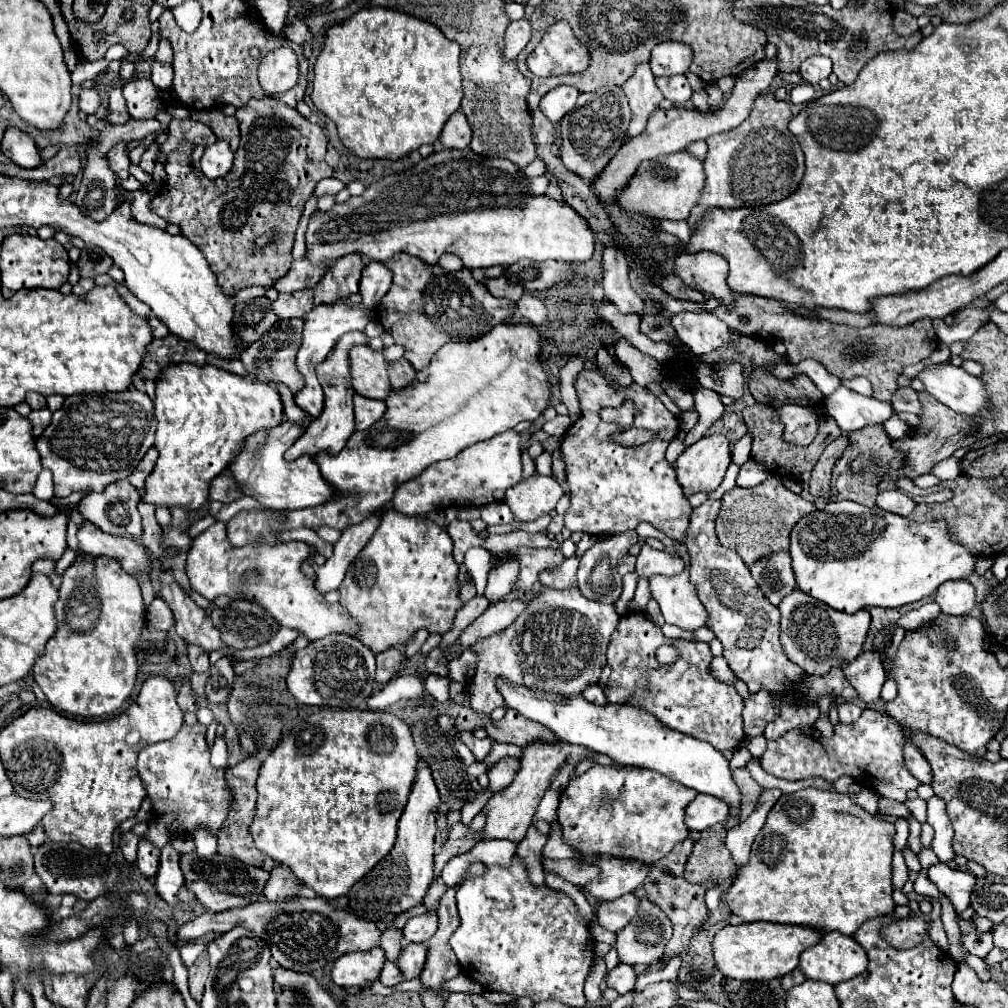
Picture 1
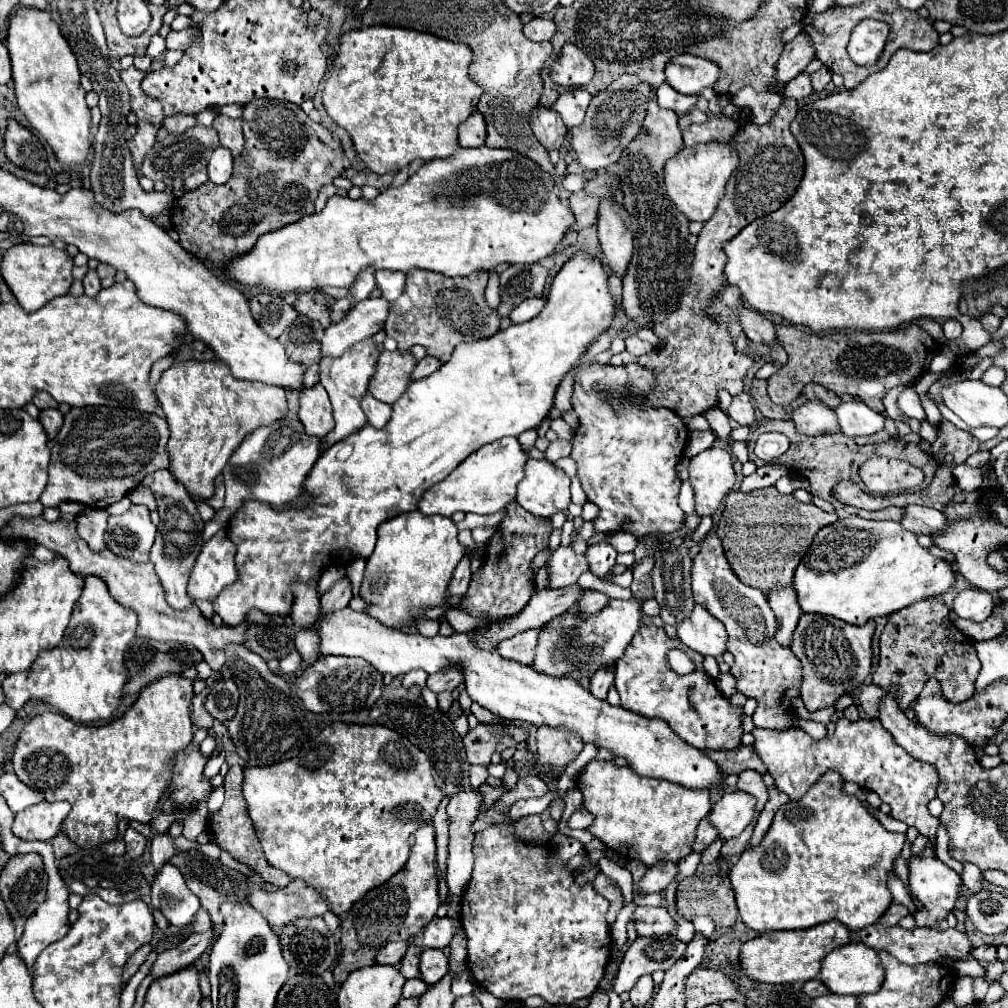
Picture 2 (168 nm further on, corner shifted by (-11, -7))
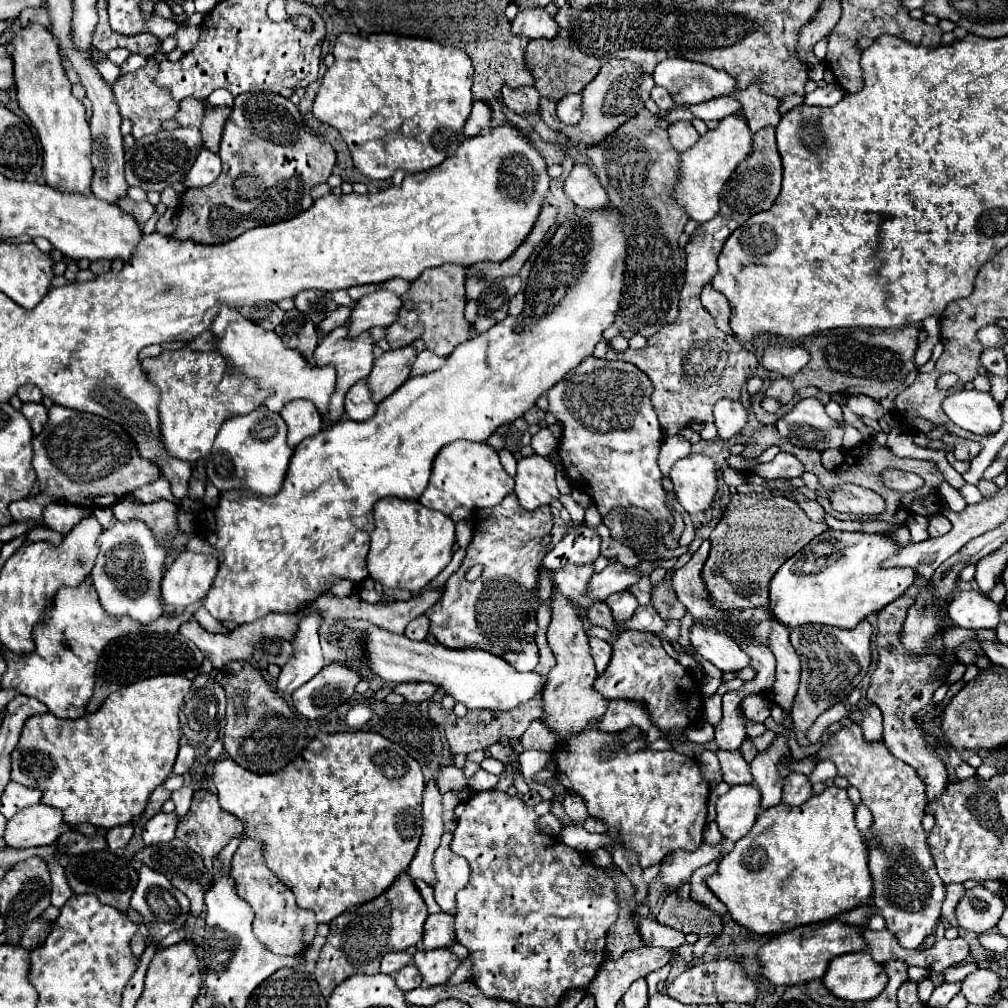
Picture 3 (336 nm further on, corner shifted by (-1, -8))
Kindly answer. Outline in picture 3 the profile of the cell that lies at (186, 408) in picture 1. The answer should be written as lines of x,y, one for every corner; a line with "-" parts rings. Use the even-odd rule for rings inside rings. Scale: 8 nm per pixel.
182,347
178,351
164,351
160,357
144,359
142,371
148,377
148,381
160,389
160,405
158,405
158,409
160,409
160,435
162,435
162,443
164,443
166,451
172,457
188,461
192,467
198,463
198,459
210,455
216,433
226,419
236,417
236,415
248,415
250,411
262,407
266,401
266,395
270,395
270,391
258,389
252,379
248,379
244,375
230,373
218,351
198,353
198,351
192,351
190,347

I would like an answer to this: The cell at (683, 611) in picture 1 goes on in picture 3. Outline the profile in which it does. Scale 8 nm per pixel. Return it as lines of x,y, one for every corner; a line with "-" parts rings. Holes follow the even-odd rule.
694,623
690,629
692,649
712,665
722,671
736,671
748,667
748,655
736,645
734,639
728,639
722,633
710,631
708,627

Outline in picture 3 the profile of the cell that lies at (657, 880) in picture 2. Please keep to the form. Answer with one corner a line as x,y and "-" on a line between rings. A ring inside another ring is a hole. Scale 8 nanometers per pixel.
702,843
696,851
686,853
686,851
674,851
666,855
666,859
660,863
660,873
658,879
664,887
678,887
684,879
688,879
698,867
708,865
722,853
722,843
712,847

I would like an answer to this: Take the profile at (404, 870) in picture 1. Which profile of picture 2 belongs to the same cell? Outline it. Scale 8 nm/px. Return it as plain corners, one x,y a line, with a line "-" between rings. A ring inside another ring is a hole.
428,822
414,834
414,846
404,868
392,876
386,884
370,890
362,900
358,900
340,924
340,958
334,966
334,980
342,984
350,972
376,964
378,950
392,940
410,940
416,936
434,916
440,906
438,900
438,880
436,880
436,842
434,828

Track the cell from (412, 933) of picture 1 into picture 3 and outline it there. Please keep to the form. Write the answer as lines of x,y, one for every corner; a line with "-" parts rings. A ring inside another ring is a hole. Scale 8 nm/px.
436,913
430,915
424,923
424,939
422,947
424,949
438,949
438,947
448,947
454,943
456,933
454,933
454,915
448,913

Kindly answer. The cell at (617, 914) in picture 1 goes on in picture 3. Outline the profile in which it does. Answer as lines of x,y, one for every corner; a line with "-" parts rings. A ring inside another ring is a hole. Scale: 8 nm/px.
638,917
638,931
642,937
642,943
648,947
662,947
668,951
676,951
684,943
684,933
674,931
672,927
662,927
656,919
650,917

